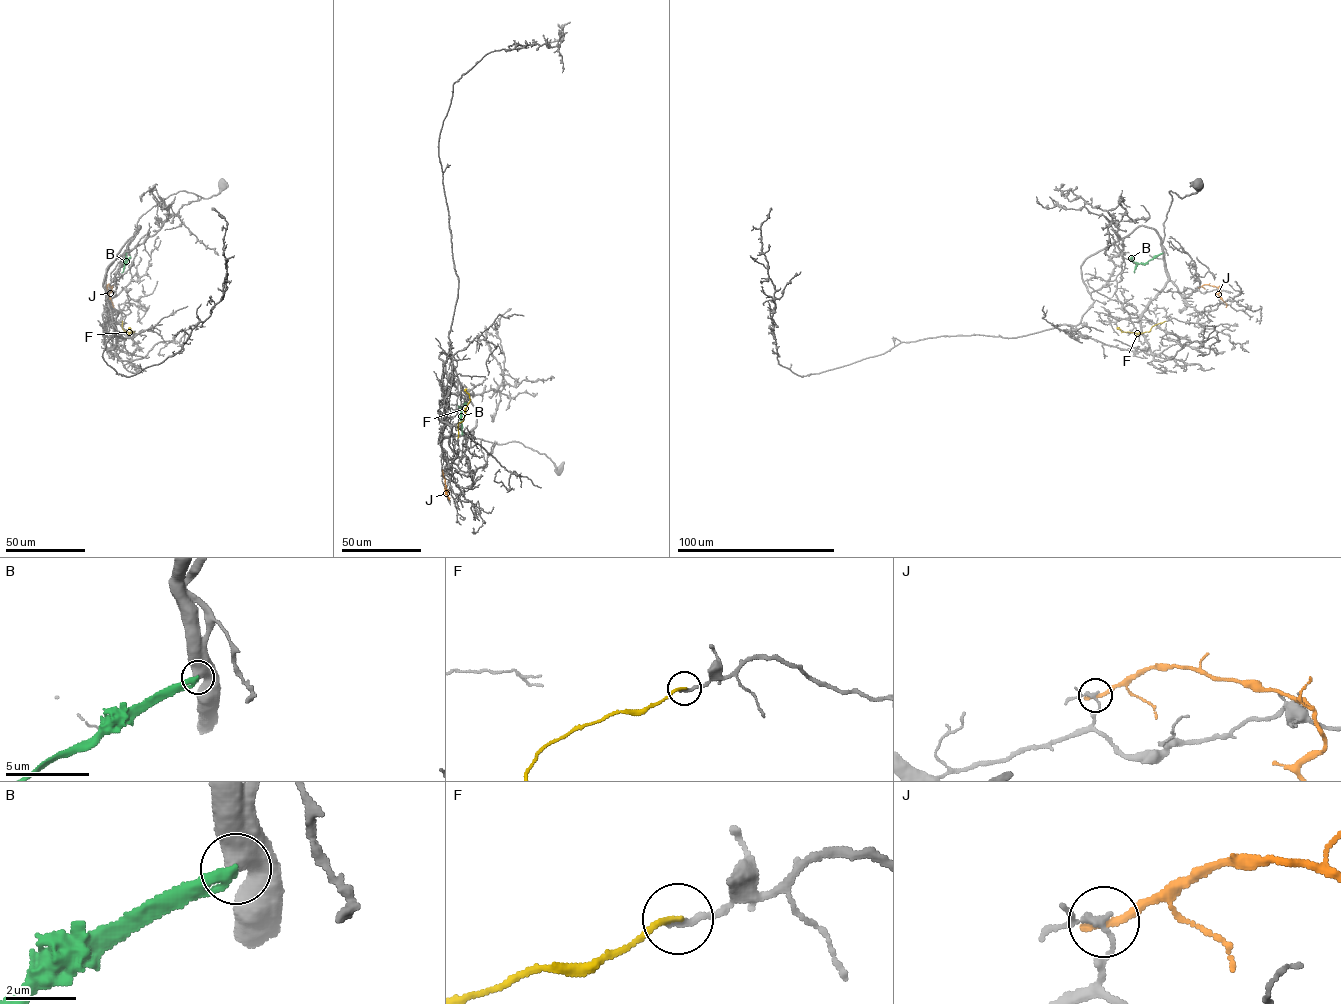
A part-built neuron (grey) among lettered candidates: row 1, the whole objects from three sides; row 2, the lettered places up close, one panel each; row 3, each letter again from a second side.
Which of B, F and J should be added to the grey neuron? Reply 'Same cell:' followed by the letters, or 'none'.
Same cell: none

